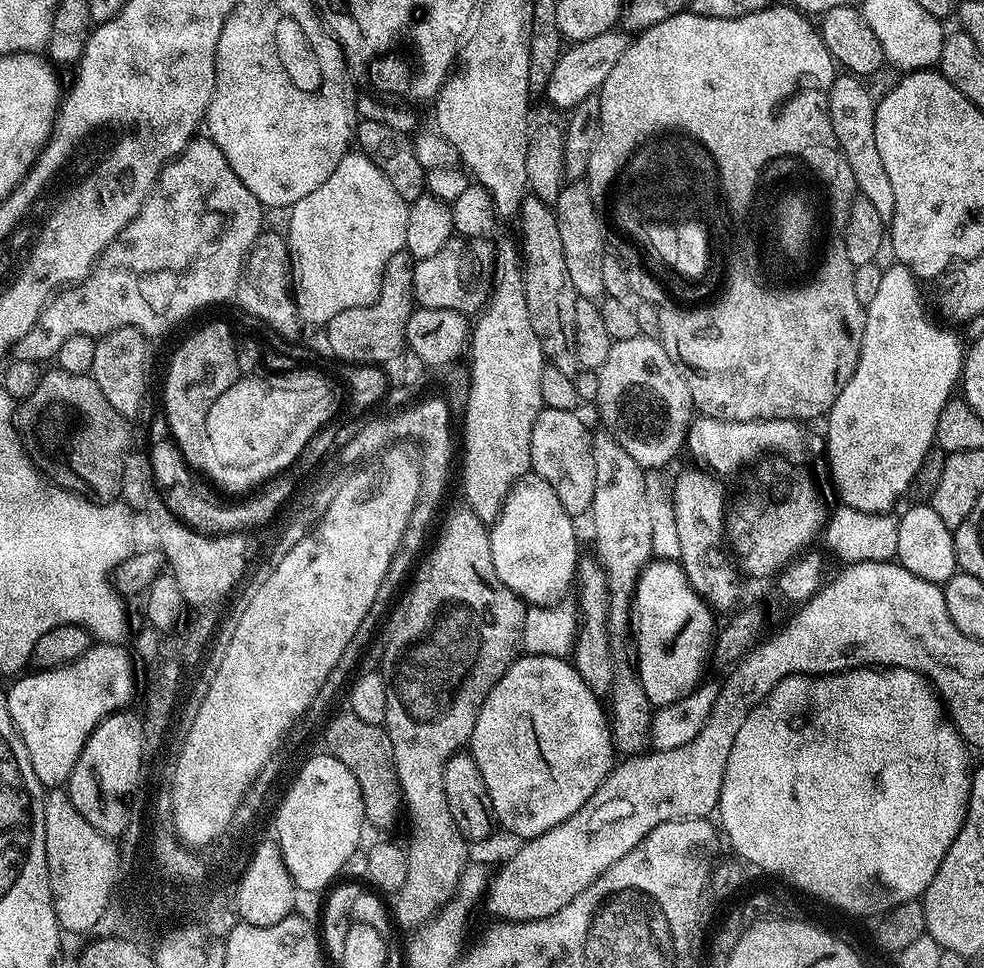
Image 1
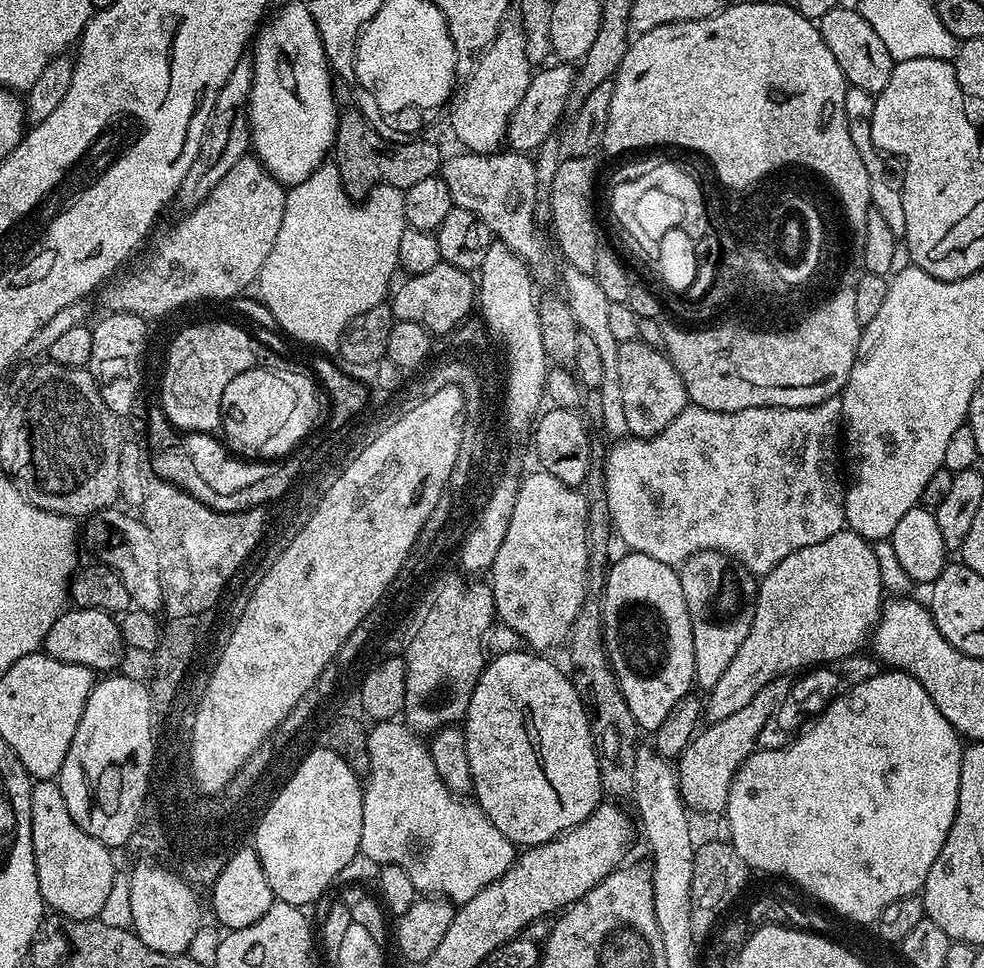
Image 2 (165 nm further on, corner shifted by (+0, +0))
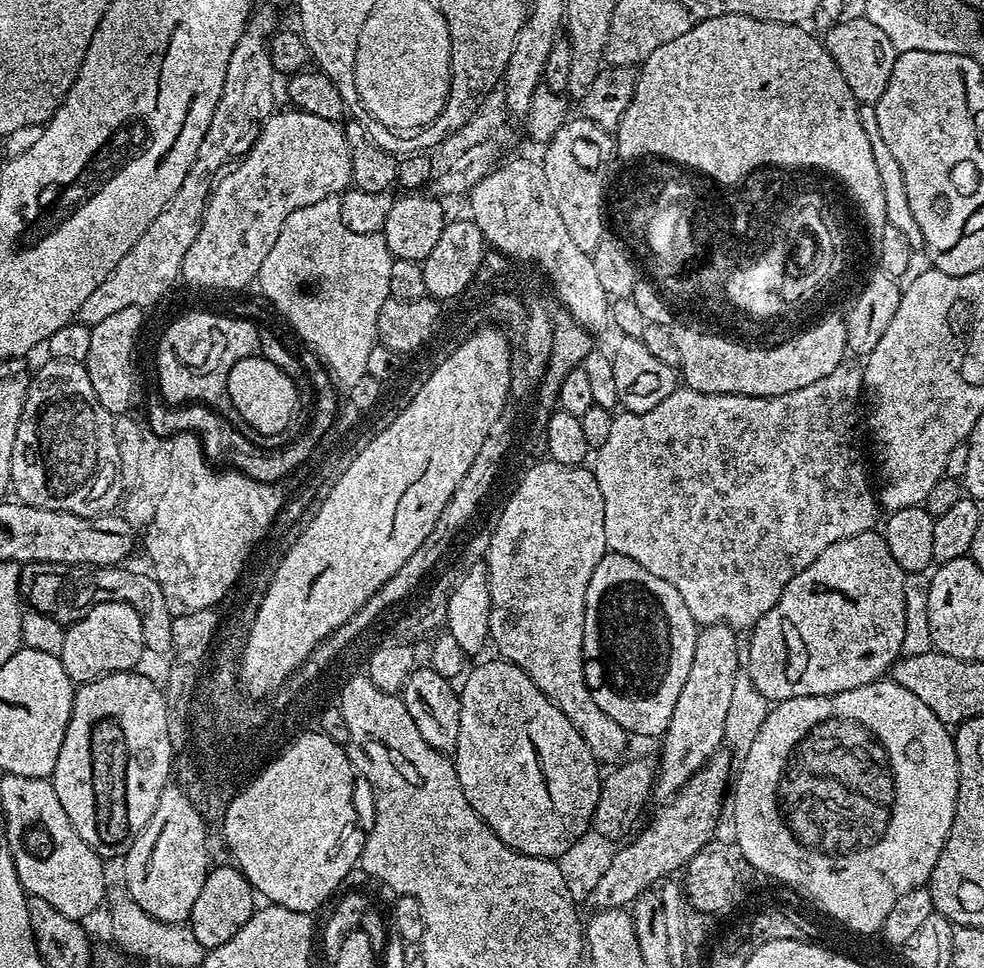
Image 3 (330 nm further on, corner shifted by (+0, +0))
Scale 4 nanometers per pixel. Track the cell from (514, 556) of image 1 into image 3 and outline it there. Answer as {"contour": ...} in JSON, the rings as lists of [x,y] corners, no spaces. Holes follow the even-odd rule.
{"contour":[[[550,458],[541,459],[540,462],[542,467],[536,468],[536,471],[527,476],[523,487],[516,493],[515,500],[508,504],[508,511],[505,512],[504,519],[500,521],[500,525],[492,531],[486,540],[488,544],[486,563],[488,565],[488,577],[490,578],[490,630],[488,634],[491,643],[493,645],[496,643],[496,648],[500,651],[497,653],[503,659],[509,660],[514,666],[518,666],[526,674],[530,674],[534,686],[538,686],[538,690],[542,690],[546,694],[546,698],[550,698],[550,702],[554,702],[554,706],[558,706],[558,710],[562,710],[562,714],[566,714],[566,718],[570,718],[570,722],[574,722],[578,734],[582,734],[586,746],[590,746],[590,754],[594,754],[597,762],[604,766],[612,766],[625,755],[623,752],[628,748],[630,736],[629,733],[622,730],[622,726],[618,726],[618,722],[614,722],[614,718],[610,718],[606,714],[602,714],[602,710],[598,710],[598,702],[594,702],[588,684],[584,680],[586,586],[590,586],[590,574],[594,574],[594,566],[598,566],[598,562],[602,562],[604,553],[609,551],[606,542],[606,514],[602,506],[602,490],[598,490],[596,473],[591,467],[578,464],[566,466],[554,462]]]}

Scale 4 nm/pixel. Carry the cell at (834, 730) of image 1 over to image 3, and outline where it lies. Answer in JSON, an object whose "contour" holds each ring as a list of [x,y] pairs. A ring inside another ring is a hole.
{"contour":[[[881,678],[854,690],[836,692],[832,696],[803,696],[779,701],[775,706],[769,707],[761,729],[742,758],[744,761],[741,764],[739,761],[738,771],[734,776],[730,813],[737,824],[735,844],[740,847],[744,857],[756,867],[757,872],[765,869],[768,869],[768,873],[774,871],[777,876],[789,880],[787,887],[797,883],[830,912],[835,912],[836,916],[852,924],[852,927],[861,929],[875,928],[878,923],[884,923],[886,914],[890,914],[894,902],[898,902],[902,894],[907,894],[915,888],[923,888],[932,879],[938,854],[942,854],[942,846],[954,822],[960,775],[956,741],[949,725],[941,722],[934,710],[930,710],[930,706],[926,706],[926,702],[921,702],[915,694],[910,694],[910,690],[898,686],[891,678]]]}

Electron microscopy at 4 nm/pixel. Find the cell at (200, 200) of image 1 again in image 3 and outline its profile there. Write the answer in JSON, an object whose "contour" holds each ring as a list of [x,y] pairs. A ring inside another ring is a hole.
{"contour":[[[273,111],[261,126],[248,155],[217,179],[204,207],[198,238],[194,238],[182,262],[180,274],[183,283],[193,284],[197,290],[203,290],[207,285],[219,285],[225,292],[233,293],[246,287],[251,280],[253,283],[259,277],[262,262],[266,254],[270,254],[270,246],[274,246],[288,215],[302,206],[322,202],[322,198],[340,193],[353,183],[351,146],[344,137],[343,127],[337,121],[318,118],[318,114],[287,111]]]}

